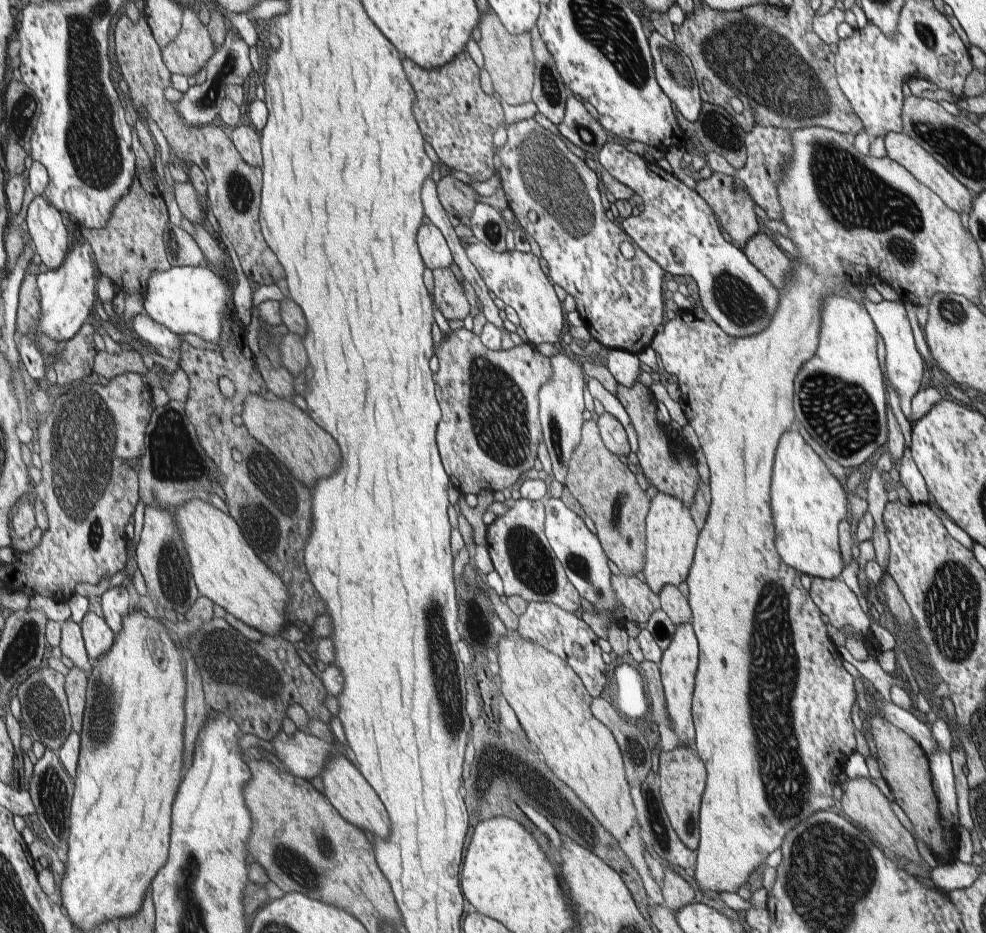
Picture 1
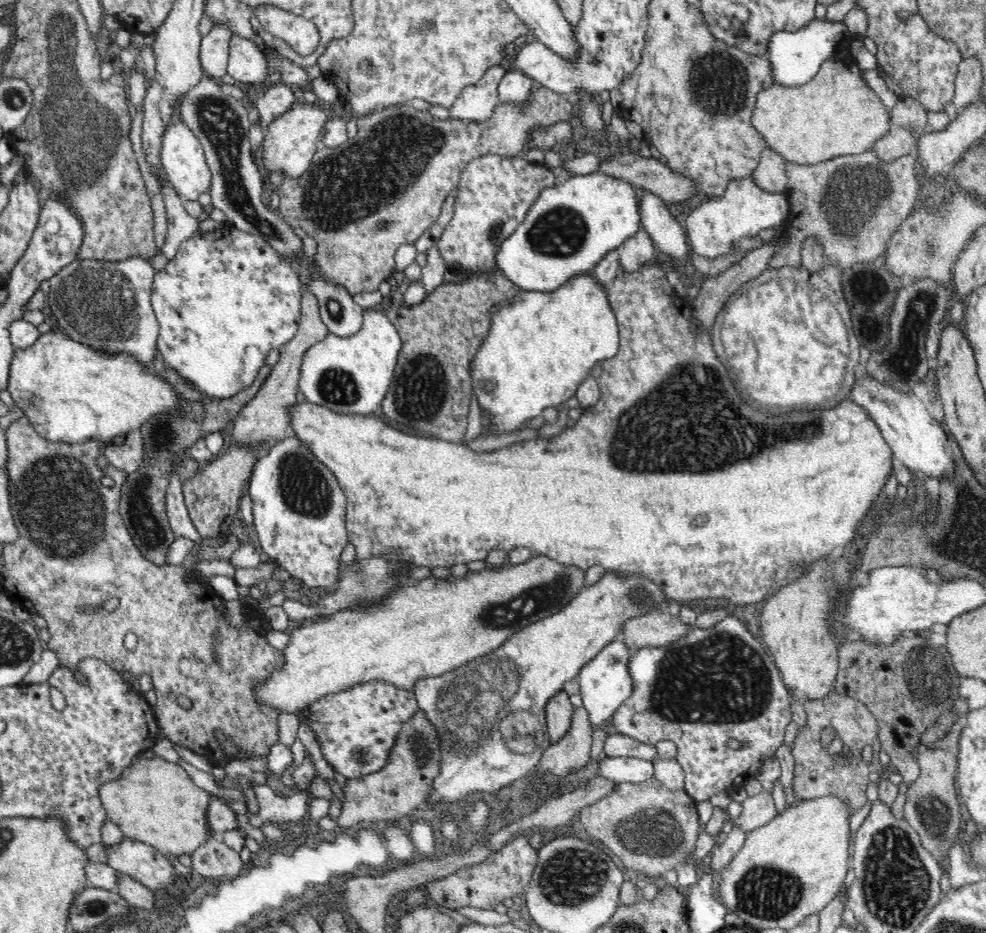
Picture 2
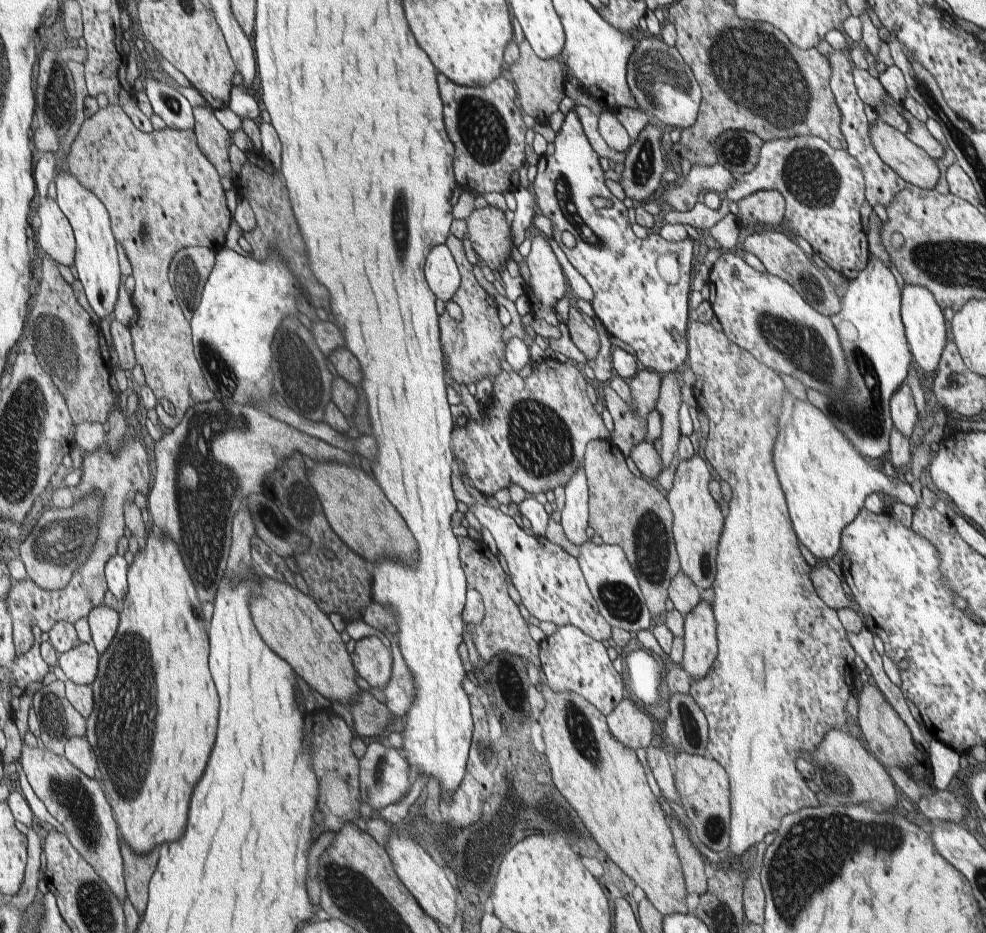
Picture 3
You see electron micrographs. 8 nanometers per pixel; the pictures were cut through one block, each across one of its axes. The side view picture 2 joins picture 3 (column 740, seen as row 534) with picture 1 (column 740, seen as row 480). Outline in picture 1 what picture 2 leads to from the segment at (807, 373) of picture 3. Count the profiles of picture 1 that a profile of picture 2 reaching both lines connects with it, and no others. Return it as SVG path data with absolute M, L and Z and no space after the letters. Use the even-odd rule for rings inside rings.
M607 140L595 156L601 172L611 174L617 182L629 186L635 198L643 202L637 216L621 222L623 232L653 262L673 276L691 276L699 290L701 308L731 338L751 338L769 326L779 306L779 290L763 276L735 244L723 240L717 218L707 202L673 174L663 172L657 164L625 150L625 142Z

